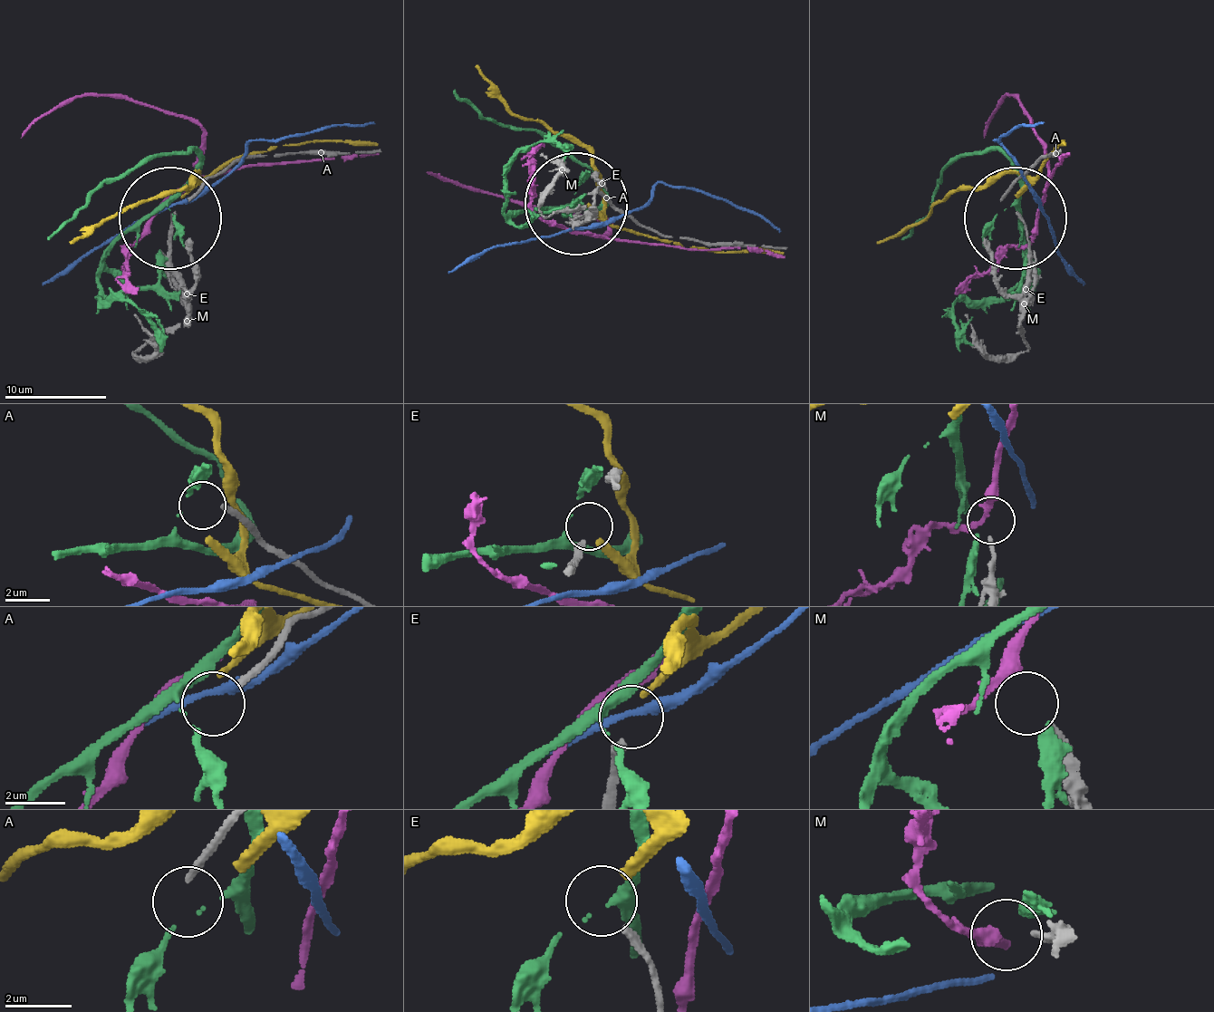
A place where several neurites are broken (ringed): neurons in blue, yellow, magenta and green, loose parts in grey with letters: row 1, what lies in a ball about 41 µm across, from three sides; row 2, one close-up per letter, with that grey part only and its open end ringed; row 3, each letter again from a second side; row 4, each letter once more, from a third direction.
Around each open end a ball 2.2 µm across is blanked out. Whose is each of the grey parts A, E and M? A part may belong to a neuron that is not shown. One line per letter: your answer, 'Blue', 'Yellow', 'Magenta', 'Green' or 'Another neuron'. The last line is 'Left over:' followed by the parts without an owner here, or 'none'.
A: Green
E: Another neuron
M: Magenta
Left over: E

